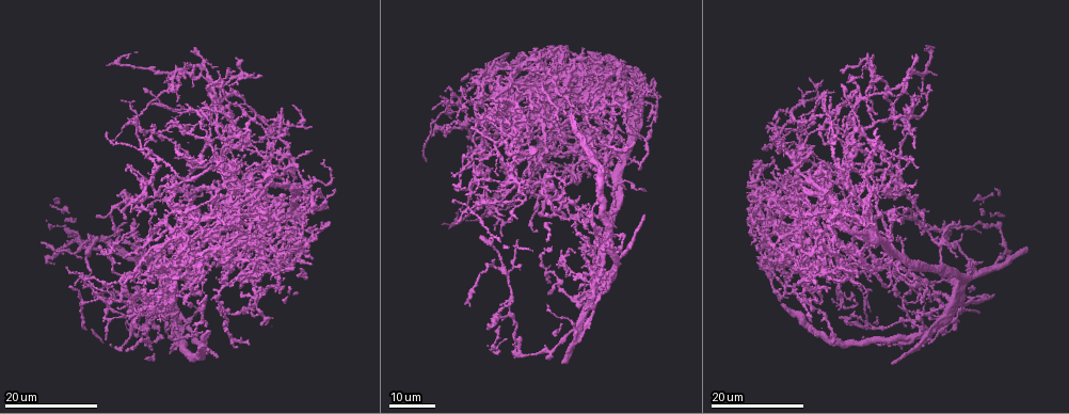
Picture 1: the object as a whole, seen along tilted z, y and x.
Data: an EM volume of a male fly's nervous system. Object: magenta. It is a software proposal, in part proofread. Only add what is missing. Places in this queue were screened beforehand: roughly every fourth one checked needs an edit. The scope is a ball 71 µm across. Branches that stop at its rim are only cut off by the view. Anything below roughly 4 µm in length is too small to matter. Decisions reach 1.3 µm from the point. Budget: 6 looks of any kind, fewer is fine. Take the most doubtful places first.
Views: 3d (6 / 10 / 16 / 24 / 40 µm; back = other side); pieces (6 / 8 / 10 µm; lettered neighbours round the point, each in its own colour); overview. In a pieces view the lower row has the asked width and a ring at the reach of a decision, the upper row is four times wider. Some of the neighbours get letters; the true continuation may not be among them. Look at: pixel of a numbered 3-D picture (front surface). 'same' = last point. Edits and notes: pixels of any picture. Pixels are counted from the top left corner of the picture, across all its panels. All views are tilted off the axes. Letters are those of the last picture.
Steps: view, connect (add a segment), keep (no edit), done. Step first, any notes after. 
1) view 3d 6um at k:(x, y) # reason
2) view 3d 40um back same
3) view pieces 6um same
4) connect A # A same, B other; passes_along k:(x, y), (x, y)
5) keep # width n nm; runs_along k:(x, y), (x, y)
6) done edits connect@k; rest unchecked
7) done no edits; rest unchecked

view 3d 24um at 1:(546, 153) # an open end

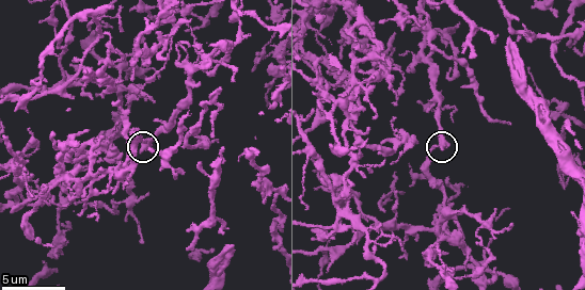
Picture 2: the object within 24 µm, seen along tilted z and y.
view pieces 6um at 2:(140, 151)

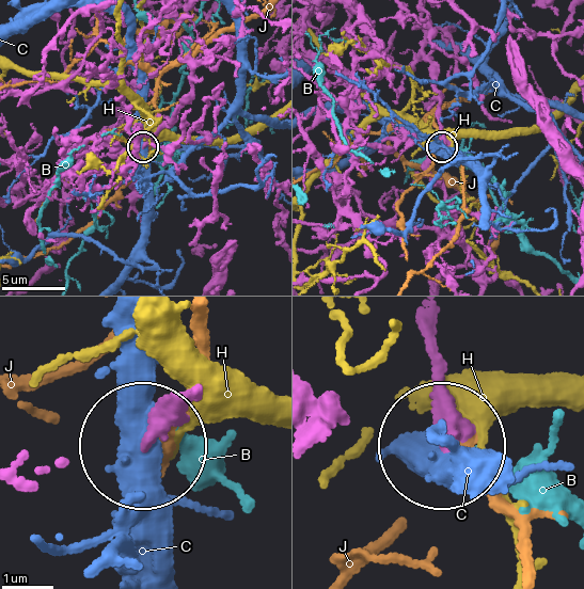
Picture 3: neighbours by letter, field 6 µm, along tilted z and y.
keep # B other, C other, H other, J other; runs_along 3:(191, 395), (146, 440); none of them fits

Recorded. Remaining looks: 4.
view 3d 24um at 1:(833, 93) # end of a long branch

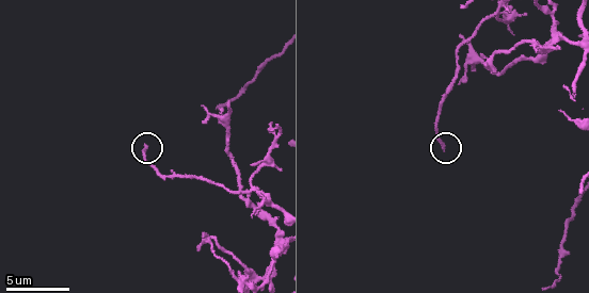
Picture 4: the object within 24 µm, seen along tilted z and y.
view pieces 6um at 4:(445, 151)

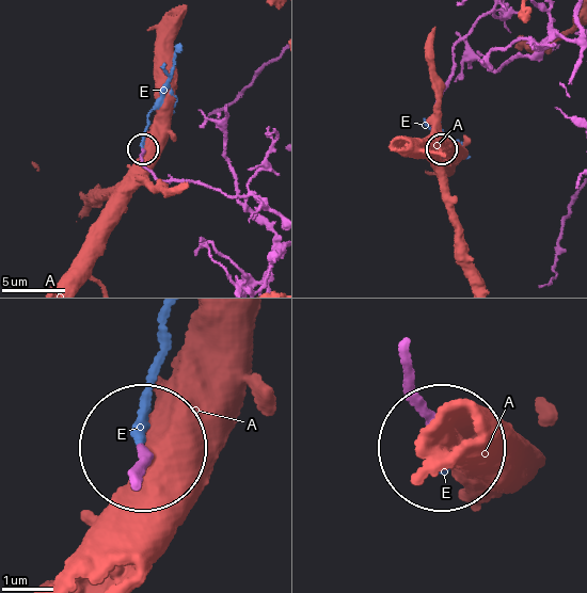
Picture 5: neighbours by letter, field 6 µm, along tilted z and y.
connect E # width 150 nm; A other, E same; passes_along 5:(137, 480), (165, 319); it goes on there

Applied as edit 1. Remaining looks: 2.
done edits connect@5; rest unchecked

